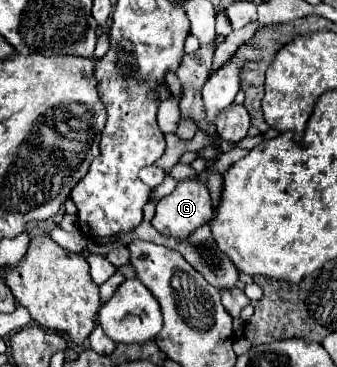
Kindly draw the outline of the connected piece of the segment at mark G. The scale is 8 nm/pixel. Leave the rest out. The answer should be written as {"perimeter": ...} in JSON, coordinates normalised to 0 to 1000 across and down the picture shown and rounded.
{"perimeter":[[[585,485],[531,490],[525,512],[466,556],[460,627],[519,649],[555,649],[567,627],[626,605],[632,561],[620,518]]]}

